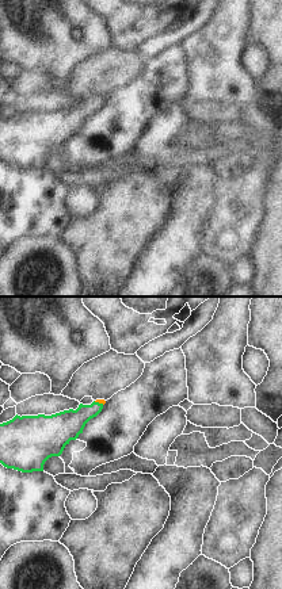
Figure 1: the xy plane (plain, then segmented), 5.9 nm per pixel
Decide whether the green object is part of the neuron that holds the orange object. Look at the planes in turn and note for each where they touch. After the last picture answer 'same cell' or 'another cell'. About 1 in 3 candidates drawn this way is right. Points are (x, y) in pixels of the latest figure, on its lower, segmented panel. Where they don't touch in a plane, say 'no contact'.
contact (99, 402)

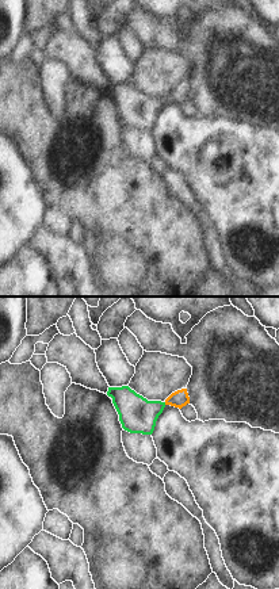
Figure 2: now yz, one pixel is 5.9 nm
no contact

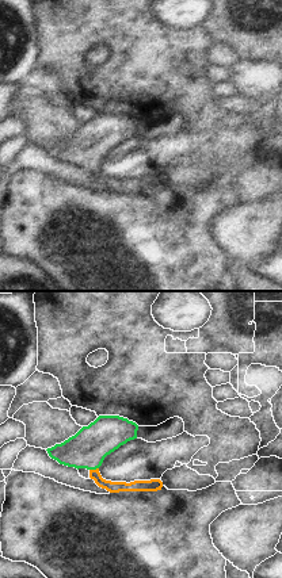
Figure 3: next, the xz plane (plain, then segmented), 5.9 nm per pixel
contact (94, 470)

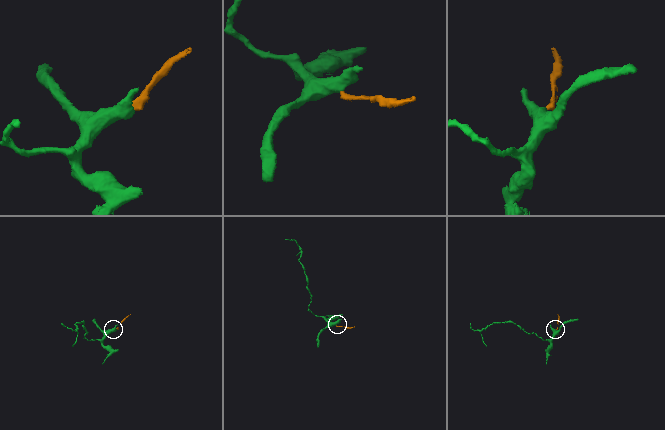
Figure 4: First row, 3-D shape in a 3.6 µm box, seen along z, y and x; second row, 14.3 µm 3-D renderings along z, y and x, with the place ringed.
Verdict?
same cell

